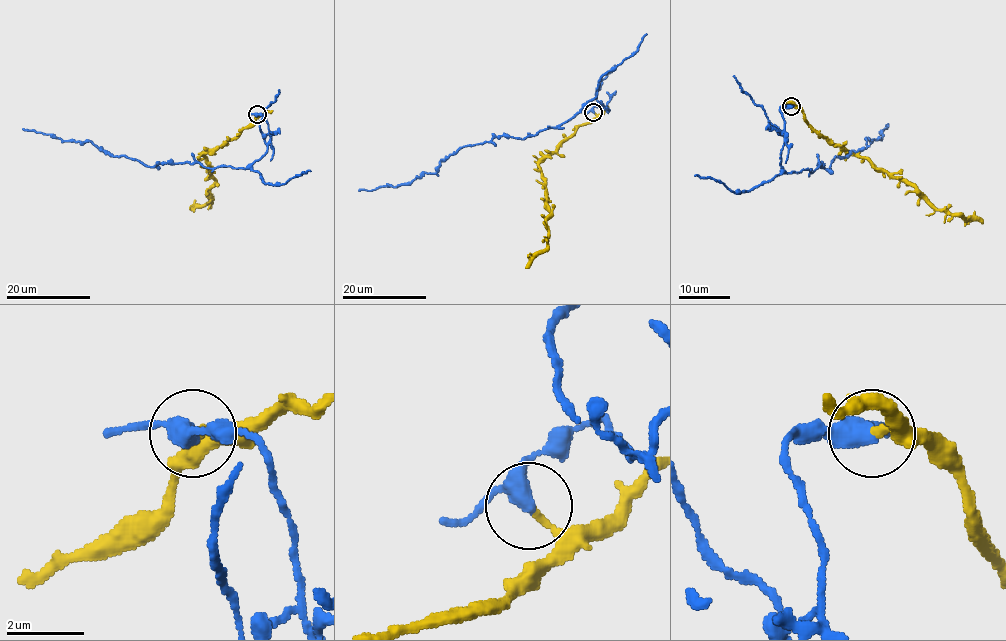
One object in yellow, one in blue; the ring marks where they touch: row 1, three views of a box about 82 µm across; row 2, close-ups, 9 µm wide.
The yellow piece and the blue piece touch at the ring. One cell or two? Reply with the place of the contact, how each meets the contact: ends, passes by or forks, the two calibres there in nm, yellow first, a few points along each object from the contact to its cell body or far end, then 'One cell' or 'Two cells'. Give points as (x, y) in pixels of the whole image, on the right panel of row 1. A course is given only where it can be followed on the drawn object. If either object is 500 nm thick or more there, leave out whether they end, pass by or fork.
Place: (791, 106). At the ring yellow ends. At the ring blue passes by. Thickness 170 nm (yellow) against 400 nm. Course of yellow: (791, 106), (796, 107), (820, 134), (907, 180), (938, 209), (947, 209), (965, 218), (978, 218), (983, 223). Course of blue: (791, 106), (780, 108), (780, 162), (787, 173), (820, 165), (827, 170), (835, 157), (879, 139), (888, 124). Two cells

